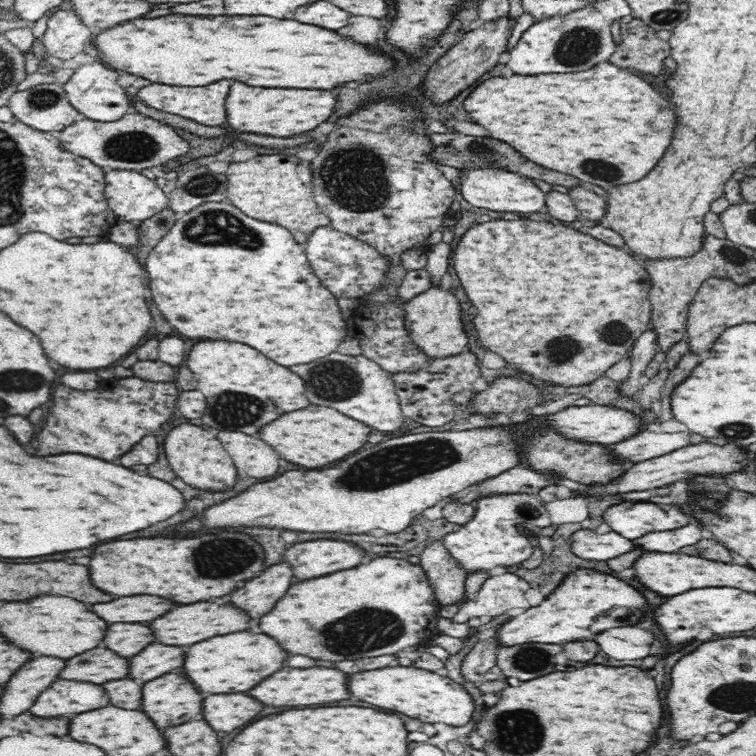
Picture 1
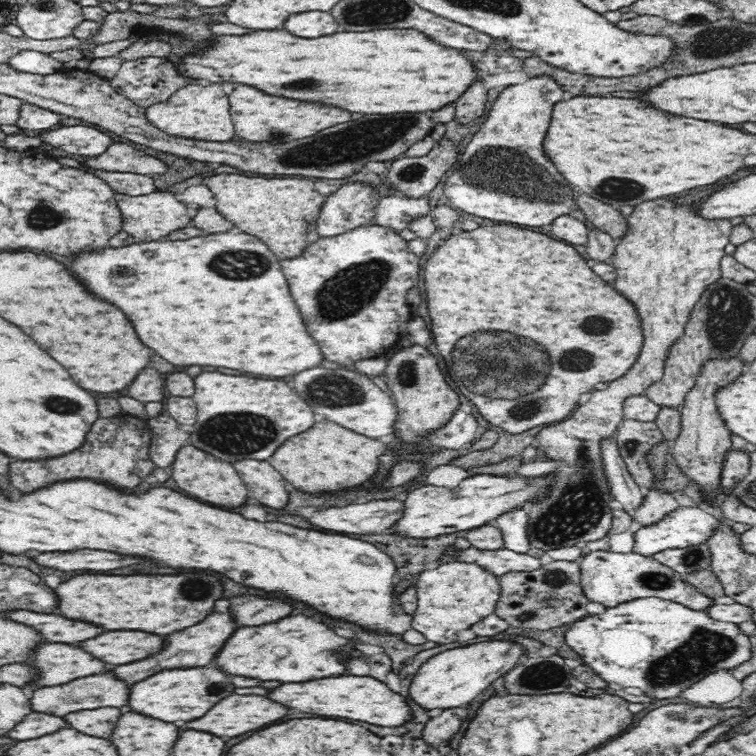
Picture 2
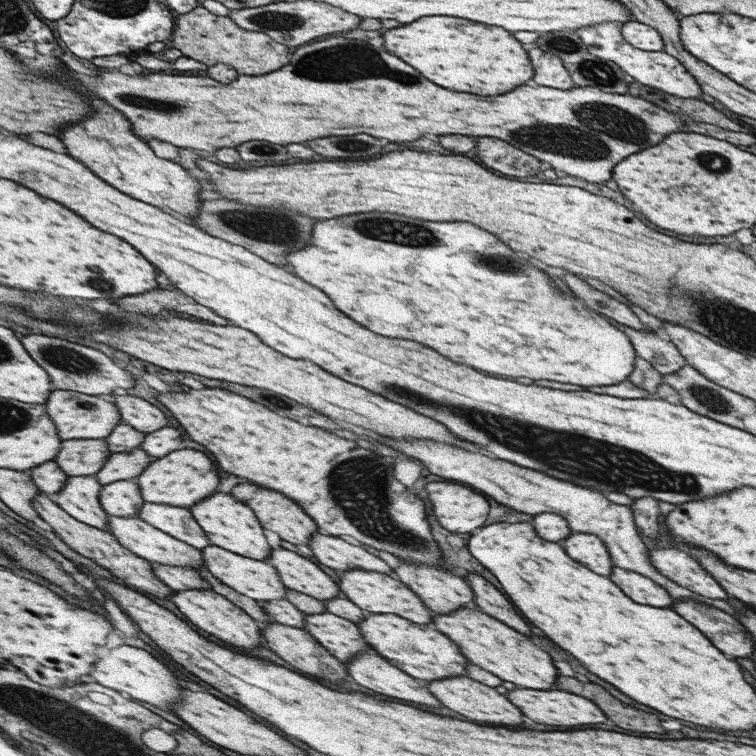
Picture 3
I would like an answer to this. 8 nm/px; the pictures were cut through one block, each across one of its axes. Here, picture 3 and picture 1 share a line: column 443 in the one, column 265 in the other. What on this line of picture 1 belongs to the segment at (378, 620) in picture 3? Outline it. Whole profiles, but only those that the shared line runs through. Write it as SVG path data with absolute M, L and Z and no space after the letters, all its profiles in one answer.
M234 632L188 646L181 670L205 696L218 692L226 694L246 692L260 684L264 678L278 672L288 656L290 654L282 650L276 639L272 640L268 635Z

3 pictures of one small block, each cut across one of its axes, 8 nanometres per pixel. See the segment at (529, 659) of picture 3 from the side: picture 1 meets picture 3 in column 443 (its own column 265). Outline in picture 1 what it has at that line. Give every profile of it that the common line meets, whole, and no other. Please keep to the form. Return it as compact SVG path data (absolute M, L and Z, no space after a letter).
M380 556L354 568L293 582L286 594L278 600L274 610L260 620L260 628L265 635L278 640L282 648L292 654L340 662L415 649L439 634L437 624L440 607L436 593L428 583L426 571L420 564L411 564L408 559Z

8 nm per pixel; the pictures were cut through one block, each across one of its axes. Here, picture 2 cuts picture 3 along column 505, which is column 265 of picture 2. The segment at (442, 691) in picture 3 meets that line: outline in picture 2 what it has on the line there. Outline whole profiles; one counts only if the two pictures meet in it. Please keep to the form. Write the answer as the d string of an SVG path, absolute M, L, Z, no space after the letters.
M232 694L228 696L226 700L218 702L206 716L197 718L186 724L186 729L202 730L202 732L212 732L216 736L222 736L222 738L232 738L232 736L240 736L244 732L250 732L250 730L256 730L256 728L262 728L266 724L272 724L280 718L284 718L290 710L266 696L254 696L254 694L248 694L248 696L242 696L242 694Z

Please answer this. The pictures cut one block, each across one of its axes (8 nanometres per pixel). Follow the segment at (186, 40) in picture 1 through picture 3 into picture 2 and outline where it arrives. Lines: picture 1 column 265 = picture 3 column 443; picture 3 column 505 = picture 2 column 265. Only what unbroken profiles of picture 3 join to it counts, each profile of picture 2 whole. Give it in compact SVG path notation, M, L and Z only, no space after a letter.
M256 30L244 36L218 36L212 46L201 53L186 53L177 71L194 80L238 82L254 86L272 96L284 96L302 102L320 102L326 106L344 108L362 114L388 112L426 112L438 110L444 104L458 100L458 96L478 80L470 60L458 50L444 48L418 30L374 30L374 32L336 32L320 38L298 38L288 30Z

